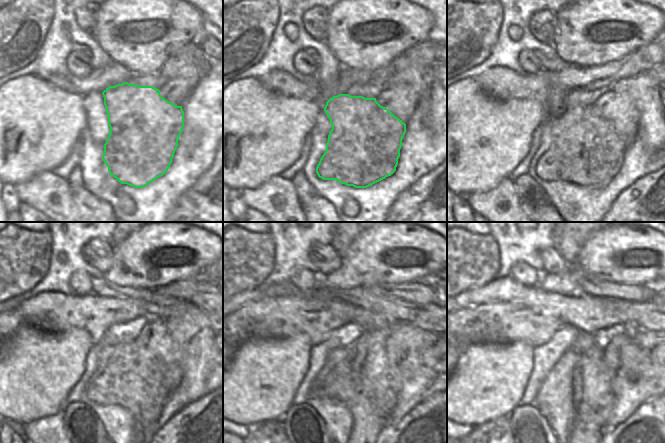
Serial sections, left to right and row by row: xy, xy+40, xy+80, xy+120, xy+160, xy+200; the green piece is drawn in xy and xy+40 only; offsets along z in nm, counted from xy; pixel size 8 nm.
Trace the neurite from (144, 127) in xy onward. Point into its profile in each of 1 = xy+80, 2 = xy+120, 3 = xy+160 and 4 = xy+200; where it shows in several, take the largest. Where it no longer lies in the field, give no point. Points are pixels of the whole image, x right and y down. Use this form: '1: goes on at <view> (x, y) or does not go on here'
1: goes on at xy+80 (586, 150)
2: goes on at xy+120 (135, 379)
3: goes on at xy+160 (344, 384)
4: goes on at xy+200 (611, 374)

